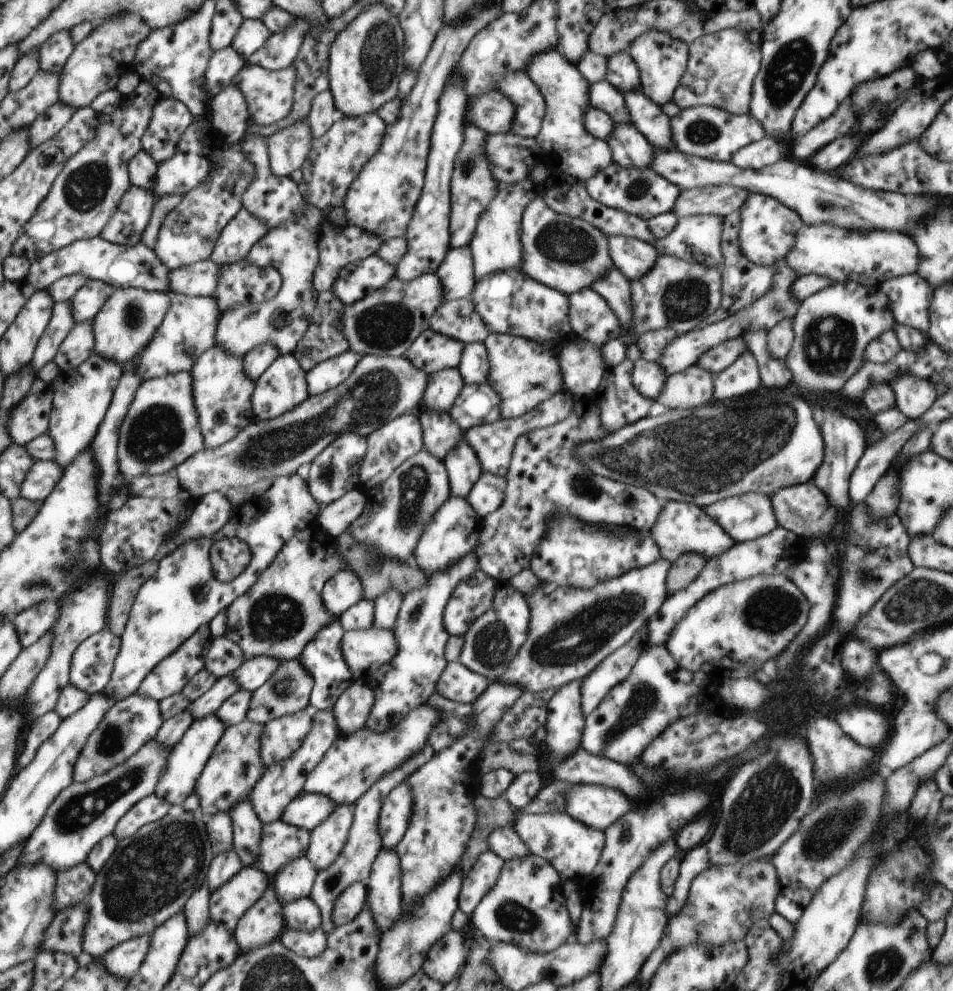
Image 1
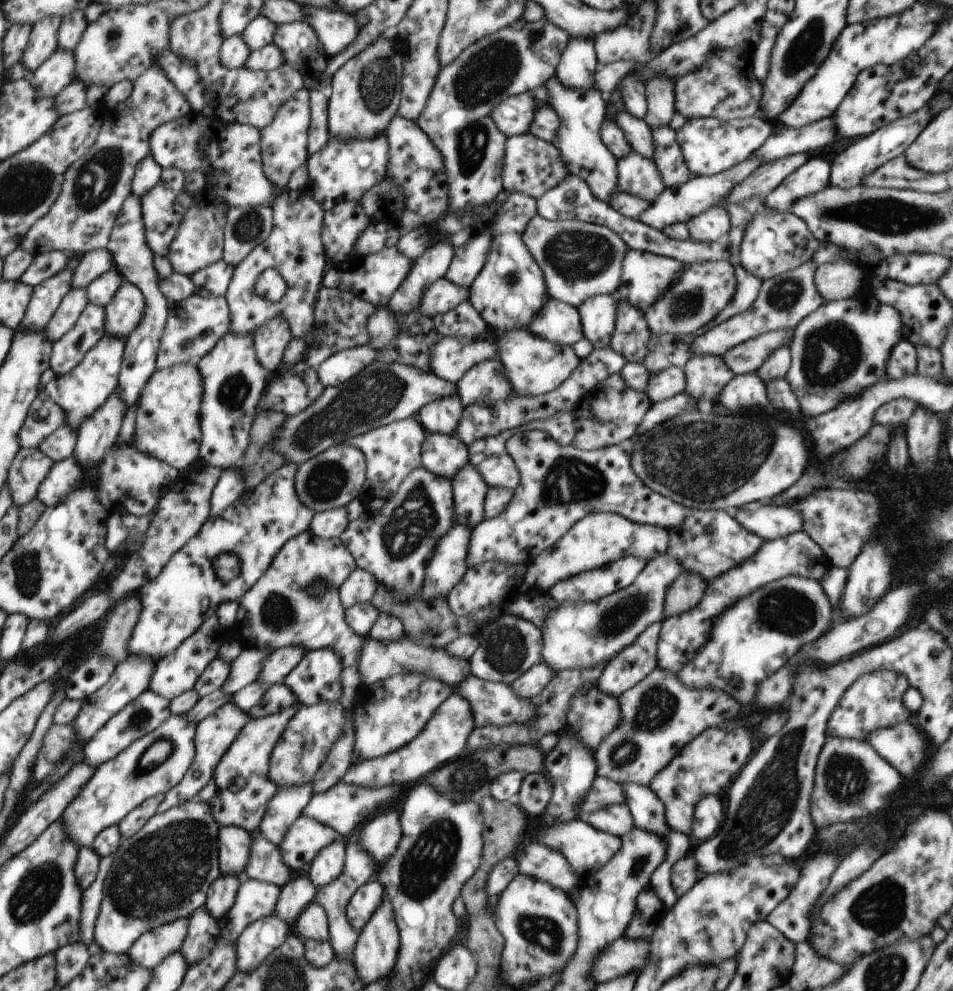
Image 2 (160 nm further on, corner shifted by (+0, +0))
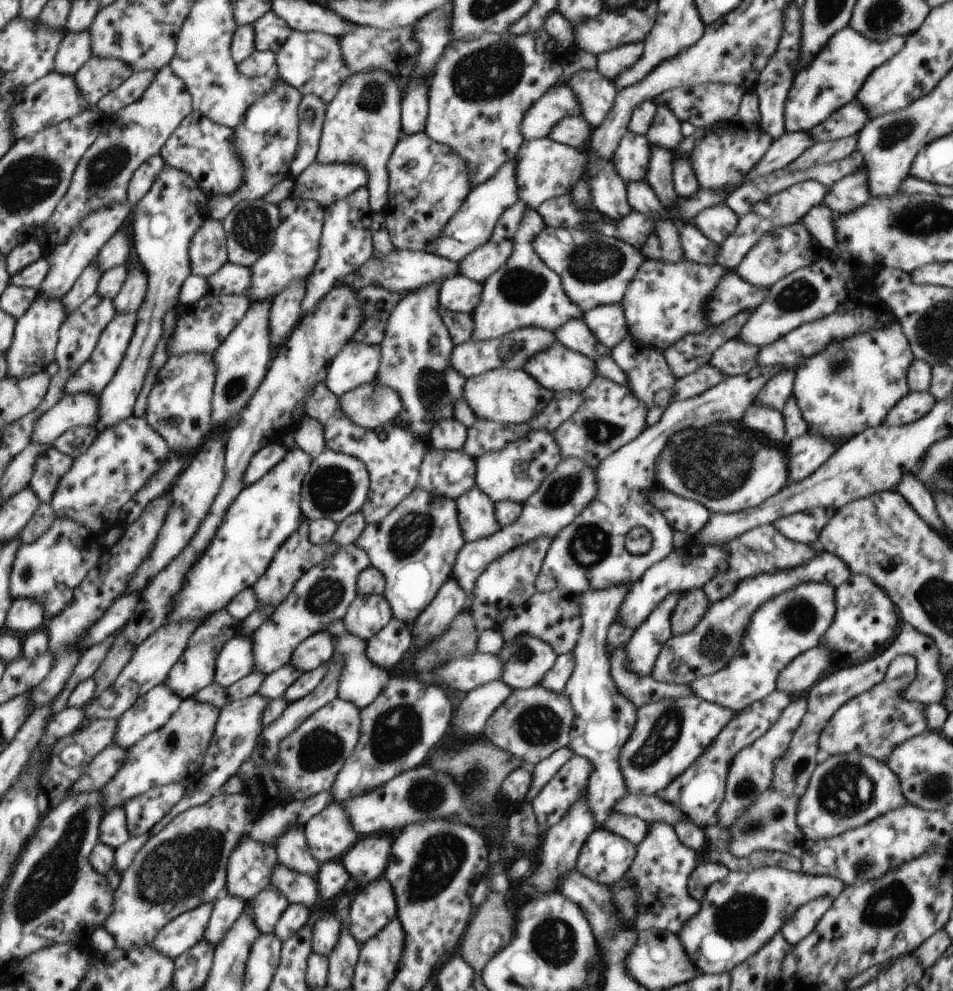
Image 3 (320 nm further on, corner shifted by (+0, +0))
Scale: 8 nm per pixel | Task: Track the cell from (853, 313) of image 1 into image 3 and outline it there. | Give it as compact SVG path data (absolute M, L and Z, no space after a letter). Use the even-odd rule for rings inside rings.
M897 320L888 328L859 333L845 341L832 341L822 352L799 365L792 380L793 397L810 432L824 438L848 440L866 428L882 424L896 402L911 391L907 372L914 358Z

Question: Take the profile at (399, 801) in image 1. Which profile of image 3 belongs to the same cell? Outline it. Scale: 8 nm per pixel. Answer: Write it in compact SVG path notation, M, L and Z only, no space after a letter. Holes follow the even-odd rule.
M368 835L345 852L340 862L351 878L360 884L370 884L382 878L386 870L393 836Z

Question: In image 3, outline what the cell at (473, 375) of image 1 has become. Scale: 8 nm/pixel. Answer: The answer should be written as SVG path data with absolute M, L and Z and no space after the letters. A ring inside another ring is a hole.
M500 367L467 378L463 398L478 419L519 425L527 423L532 417L546 409L554 393L555 391L541 385L524 369Z

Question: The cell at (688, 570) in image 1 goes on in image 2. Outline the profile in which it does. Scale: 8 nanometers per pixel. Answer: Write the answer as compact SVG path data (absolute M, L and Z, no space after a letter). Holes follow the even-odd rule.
M685 570L669 588L664 603L666 618L677 617L685 612L692 611L699 605L707 584L695 572Z

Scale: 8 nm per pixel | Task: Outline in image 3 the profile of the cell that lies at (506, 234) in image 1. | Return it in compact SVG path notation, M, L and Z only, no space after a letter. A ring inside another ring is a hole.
M528 209L526 211L515 234L514 250L509 259L482 284L482 296L473 312L475 327L473 328L471 338L475 341L495 339L522 327L538 327L554 331L571 320L583 320L585 312L569 299L569 296L565 293L561 276L557 272L554 272L535 251L533 245L534 239L545 227L545 222L537 210Z

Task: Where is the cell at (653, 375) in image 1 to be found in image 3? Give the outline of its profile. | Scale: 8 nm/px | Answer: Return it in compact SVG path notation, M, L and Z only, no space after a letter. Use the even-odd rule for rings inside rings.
M702 365L696 372L677 378L675 386L675 398L673 400L683 401L693 396L701 395L709 388L715 387L718 383L724 382L728 376L721 373L712 365Z

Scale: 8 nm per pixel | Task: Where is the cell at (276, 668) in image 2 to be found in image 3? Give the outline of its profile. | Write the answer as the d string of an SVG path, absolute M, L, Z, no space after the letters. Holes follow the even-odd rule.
M322 631L309 636L306 641L301 643L294 650L290 663L302 672L306 672L326 665L334 652L333 636Z

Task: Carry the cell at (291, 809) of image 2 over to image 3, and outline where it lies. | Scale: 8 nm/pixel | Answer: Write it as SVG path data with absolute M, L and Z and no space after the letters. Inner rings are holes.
M302 827L286 829L274 846L280 864L294 872L316 878L321 862L314 858Z

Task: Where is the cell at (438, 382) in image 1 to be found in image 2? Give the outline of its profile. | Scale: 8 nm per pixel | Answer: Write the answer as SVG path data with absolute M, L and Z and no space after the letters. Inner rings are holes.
M458 394L425 404L416 414L418 421L430 433L456 434L464 406Z

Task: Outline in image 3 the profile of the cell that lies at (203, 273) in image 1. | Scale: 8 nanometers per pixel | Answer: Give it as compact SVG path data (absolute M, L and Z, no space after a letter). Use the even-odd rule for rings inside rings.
M227 262L207 281L209 292L215 295L244 295L251 283L251 268Z

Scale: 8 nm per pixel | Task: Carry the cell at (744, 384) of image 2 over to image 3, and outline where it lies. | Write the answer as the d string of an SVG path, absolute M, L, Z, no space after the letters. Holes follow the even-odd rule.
M752 403L750 410L744 416L744 422L748 428L760 432L764 438L768 438L774 444L782 444L786 442L786 432L784 432L784 420L782 414L776 410L770 410L768 407L756 408L756 404Z

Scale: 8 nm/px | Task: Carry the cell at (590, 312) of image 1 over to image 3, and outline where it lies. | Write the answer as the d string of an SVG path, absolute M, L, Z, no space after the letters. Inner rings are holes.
M620 304L597 306L585 313L583 321L601 344L605 344L609 349L629 334L625 312Z

